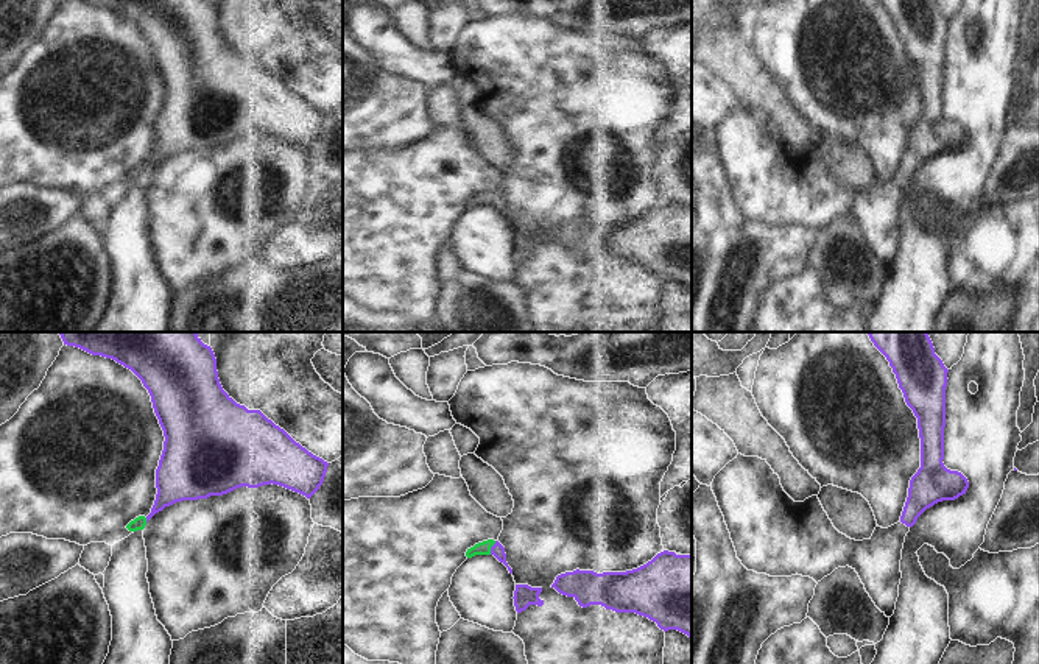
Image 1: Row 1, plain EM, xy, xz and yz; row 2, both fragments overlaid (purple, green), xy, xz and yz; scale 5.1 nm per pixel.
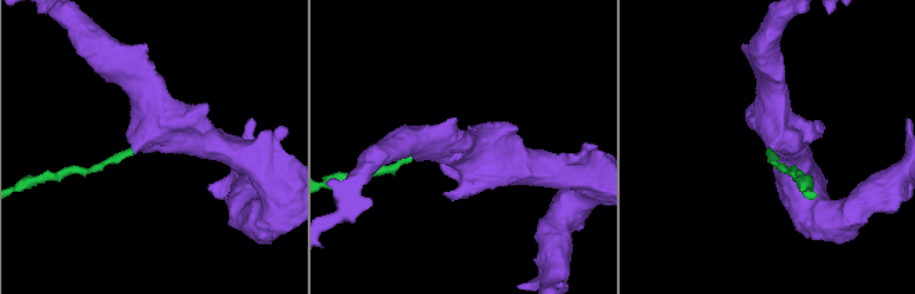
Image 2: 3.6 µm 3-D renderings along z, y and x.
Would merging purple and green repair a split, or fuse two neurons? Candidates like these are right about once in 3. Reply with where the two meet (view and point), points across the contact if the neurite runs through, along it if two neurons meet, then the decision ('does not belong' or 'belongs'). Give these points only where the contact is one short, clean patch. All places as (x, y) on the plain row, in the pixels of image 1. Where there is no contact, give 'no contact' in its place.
xz (491, 198) | belongs

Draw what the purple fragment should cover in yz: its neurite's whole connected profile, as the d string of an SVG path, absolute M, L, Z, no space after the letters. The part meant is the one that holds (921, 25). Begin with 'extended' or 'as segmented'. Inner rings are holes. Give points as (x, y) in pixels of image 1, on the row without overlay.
as segmented | M879 0L917 69L921 118L910 131L900 173L913 178L917 168L942 151L966 145L967 129L944 117L946 37L947 23L935 0Z

